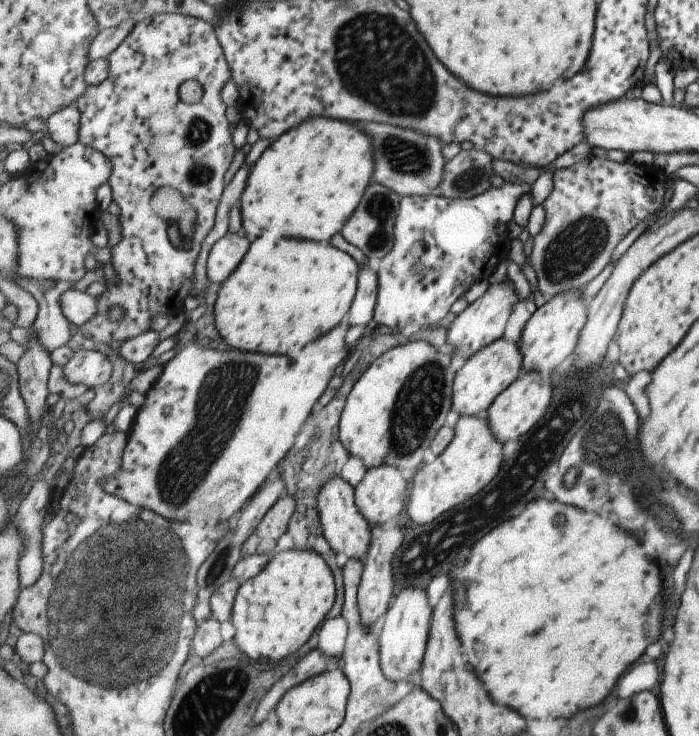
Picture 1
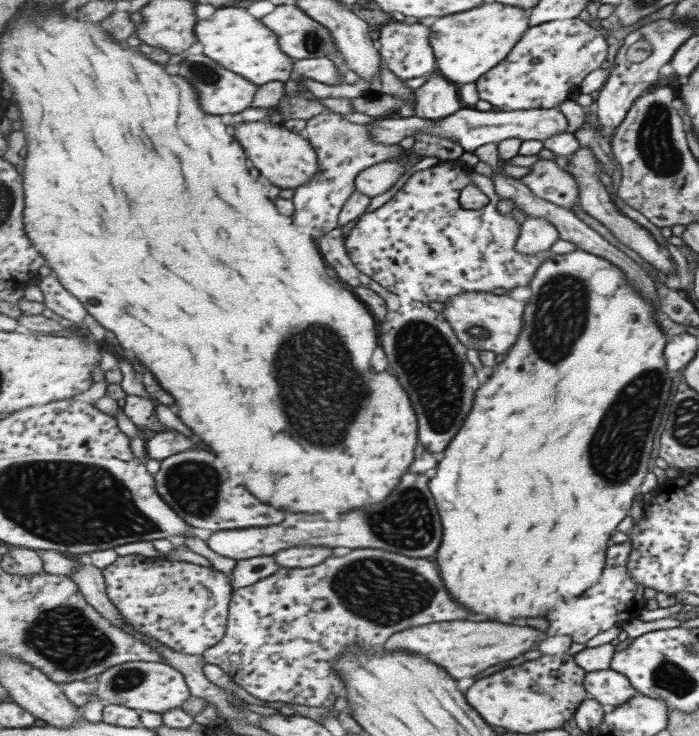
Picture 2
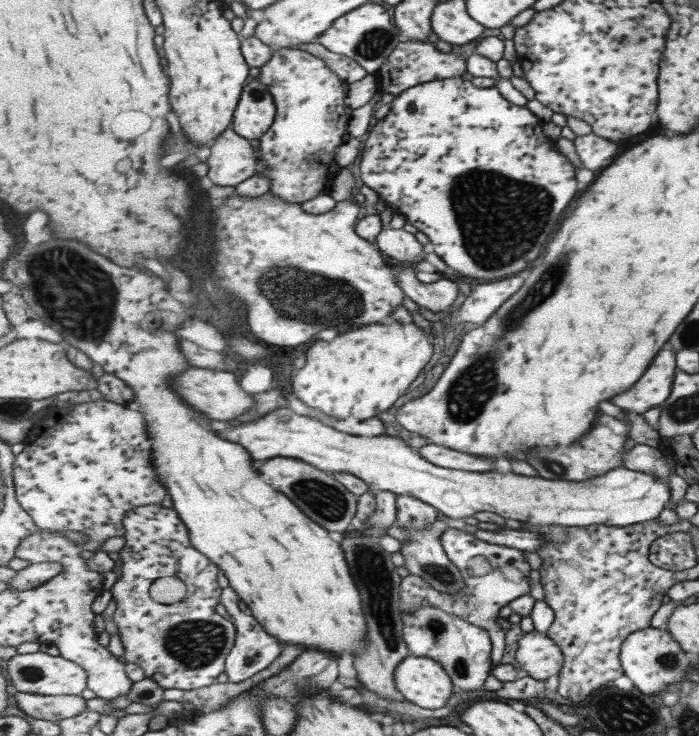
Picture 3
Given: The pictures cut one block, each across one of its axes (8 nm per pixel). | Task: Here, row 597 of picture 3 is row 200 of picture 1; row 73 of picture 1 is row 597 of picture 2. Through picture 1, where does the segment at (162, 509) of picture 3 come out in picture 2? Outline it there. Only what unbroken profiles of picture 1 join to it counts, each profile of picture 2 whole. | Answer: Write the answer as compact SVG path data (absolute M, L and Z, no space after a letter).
M121 556L103 569L109 598L135 631L159 640L172 650L202 655L228 632L233 589L229 578L214 566L164 557Z

